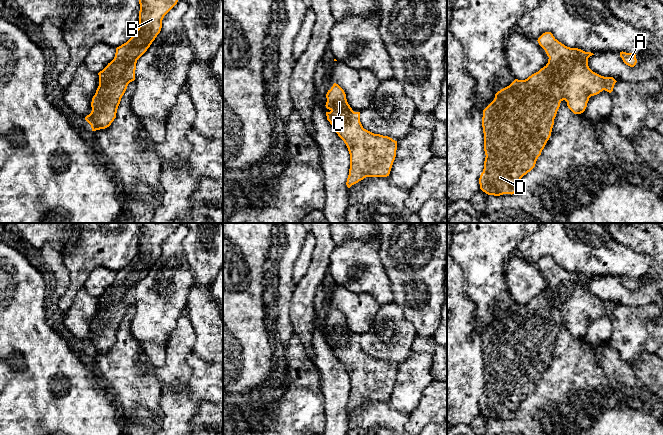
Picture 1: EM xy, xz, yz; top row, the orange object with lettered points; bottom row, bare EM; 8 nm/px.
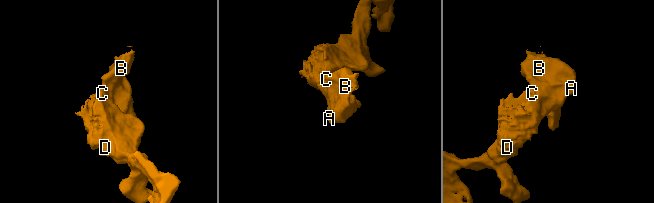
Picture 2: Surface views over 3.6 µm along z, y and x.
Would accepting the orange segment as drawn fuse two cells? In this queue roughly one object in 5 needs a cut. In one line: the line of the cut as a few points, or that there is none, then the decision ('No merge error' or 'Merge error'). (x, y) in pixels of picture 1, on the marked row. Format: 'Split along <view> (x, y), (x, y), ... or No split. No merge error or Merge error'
No split. No merge error

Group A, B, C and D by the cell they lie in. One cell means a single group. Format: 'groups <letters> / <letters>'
groups A B C D

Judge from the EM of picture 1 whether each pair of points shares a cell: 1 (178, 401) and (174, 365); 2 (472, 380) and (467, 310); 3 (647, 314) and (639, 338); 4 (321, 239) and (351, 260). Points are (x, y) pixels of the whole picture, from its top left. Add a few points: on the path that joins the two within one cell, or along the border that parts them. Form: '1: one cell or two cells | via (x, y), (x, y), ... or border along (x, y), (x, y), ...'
1: one cell | via (169, 392), (168, 374)
2: one cell | via (464, 363), (464, 327)
3: one cell | via (641, 320), (639, 322), (639, 332)
4: two cells | border along (336, 246), (330, 255), (328, 269)

